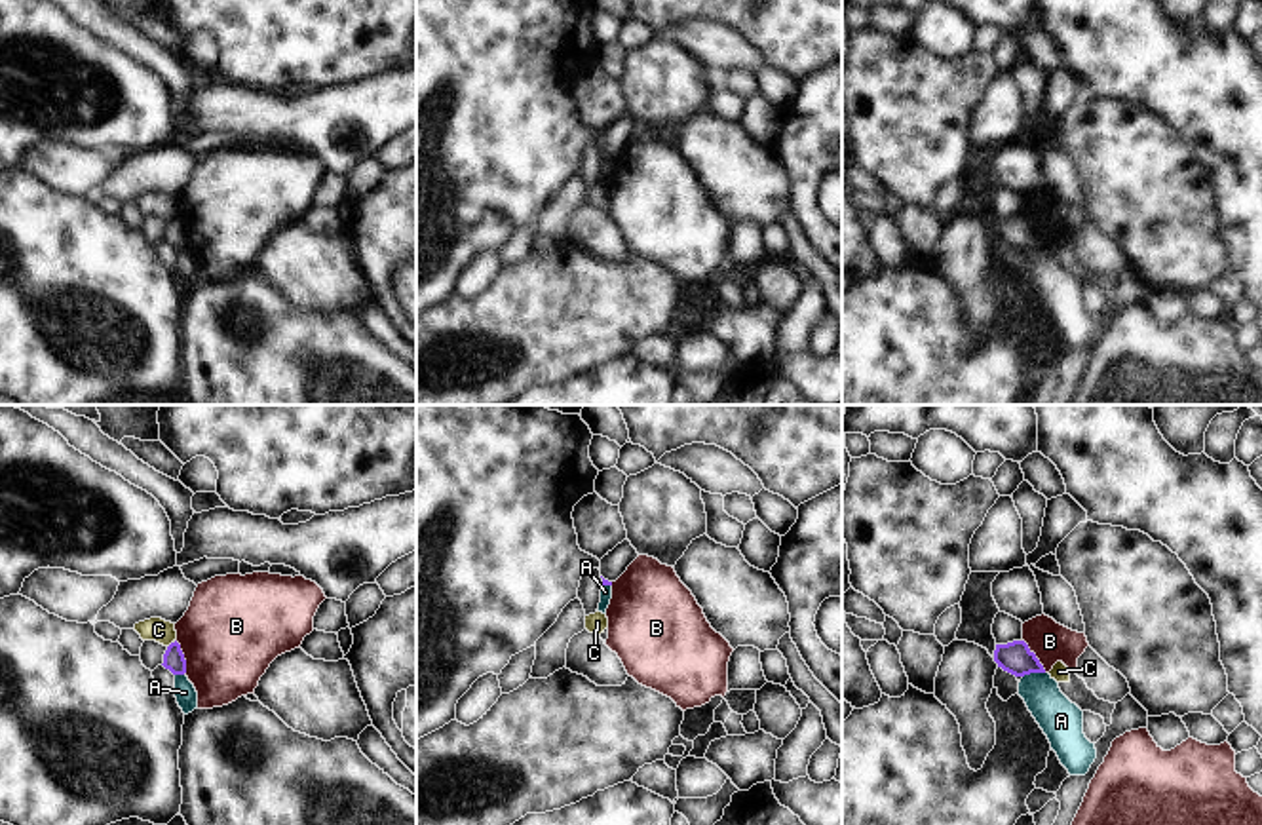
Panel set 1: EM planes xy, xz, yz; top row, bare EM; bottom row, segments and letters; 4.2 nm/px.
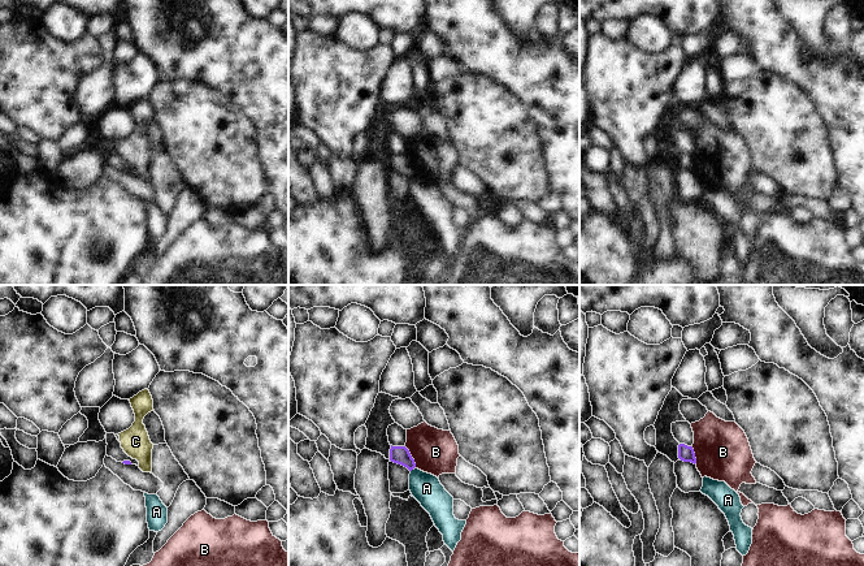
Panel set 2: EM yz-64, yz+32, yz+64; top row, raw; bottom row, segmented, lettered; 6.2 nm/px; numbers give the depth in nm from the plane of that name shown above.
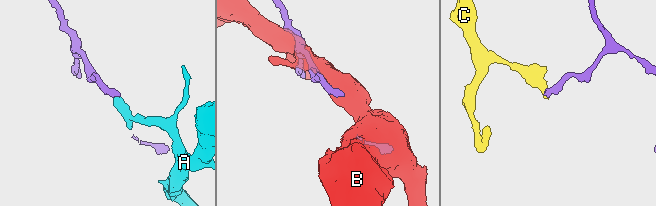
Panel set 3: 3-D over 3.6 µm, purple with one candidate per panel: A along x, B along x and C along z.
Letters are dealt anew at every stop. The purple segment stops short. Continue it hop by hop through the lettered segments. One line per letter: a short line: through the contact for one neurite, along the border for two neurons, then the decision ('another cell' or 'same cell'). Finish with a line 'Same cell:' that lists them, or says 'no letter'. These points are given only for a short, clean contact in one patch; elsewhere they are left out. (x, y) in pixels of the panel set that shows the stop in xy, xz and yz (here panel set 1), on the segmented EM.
A: line yz (1044, 671), (1032, 671), (1023, 677); another cell
B: another cell
C: line xy (175, 641), (168, 647); another cell
Same cell: no letter

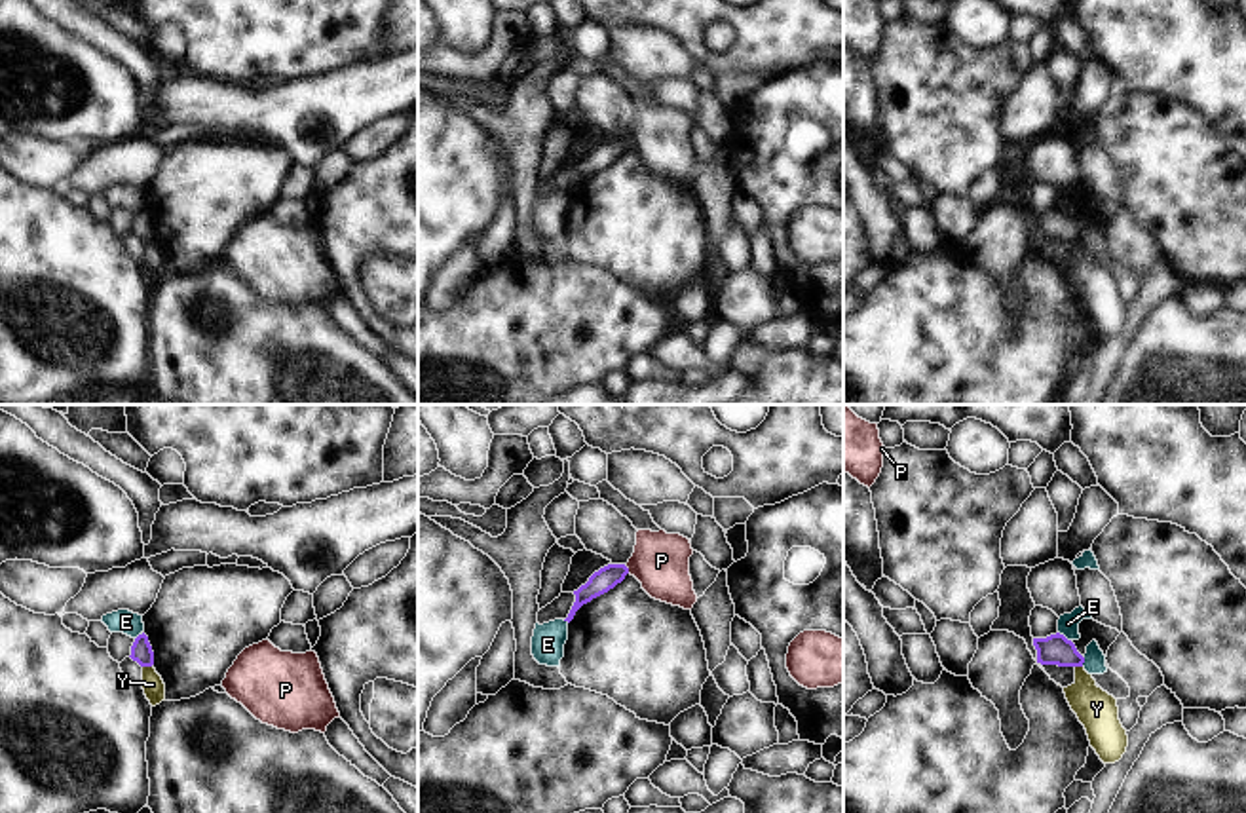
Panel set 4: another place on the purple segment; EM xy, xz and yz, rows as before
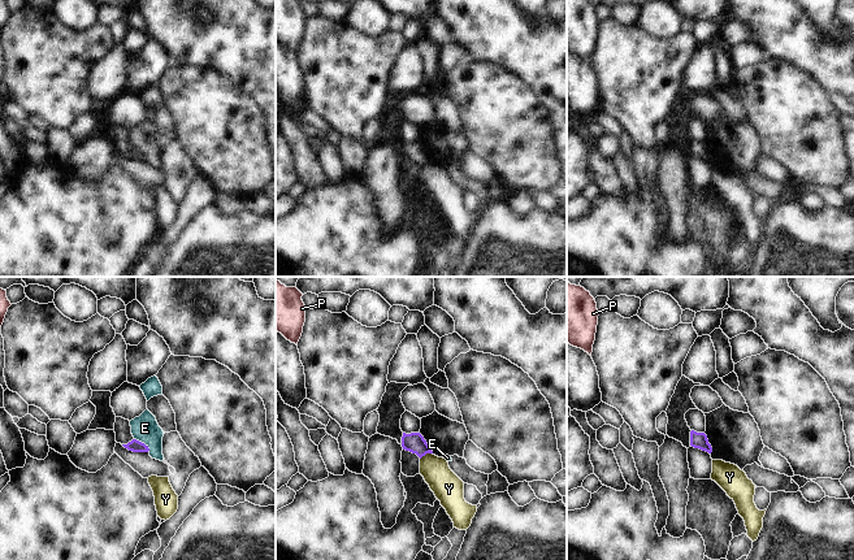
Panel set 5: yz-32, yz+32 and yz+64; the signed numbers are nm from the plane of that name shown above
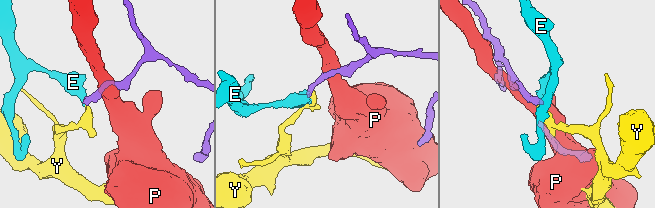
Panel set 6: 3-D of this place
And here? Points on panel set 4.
E: line yz (1058, 631), (1070, 641); another cell
P: line xz (625, 567), (629, 572); another cell
Y: line xy (143, 665), (151, 667); another cell
Same cell: no letter

